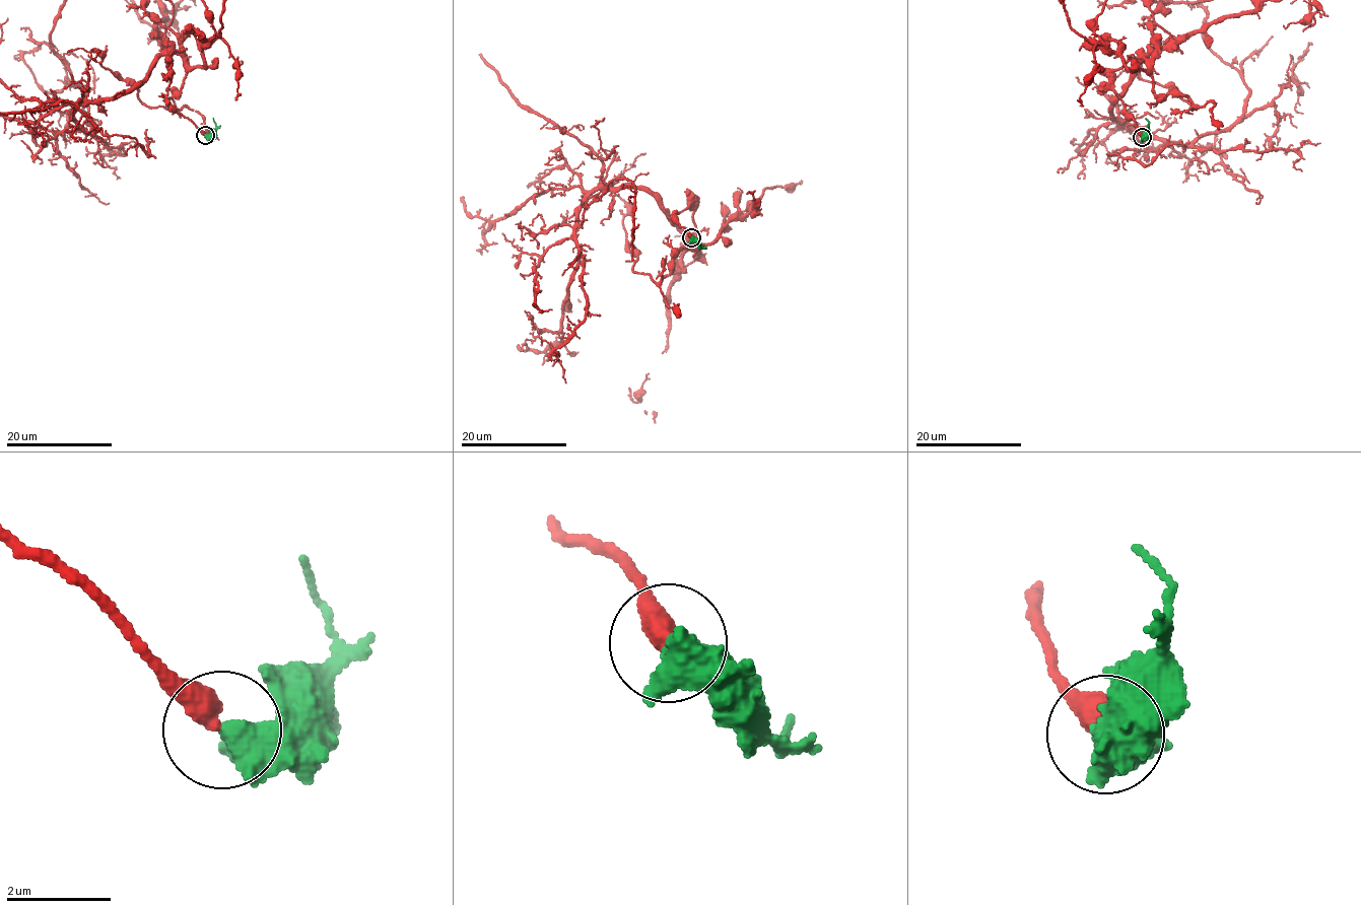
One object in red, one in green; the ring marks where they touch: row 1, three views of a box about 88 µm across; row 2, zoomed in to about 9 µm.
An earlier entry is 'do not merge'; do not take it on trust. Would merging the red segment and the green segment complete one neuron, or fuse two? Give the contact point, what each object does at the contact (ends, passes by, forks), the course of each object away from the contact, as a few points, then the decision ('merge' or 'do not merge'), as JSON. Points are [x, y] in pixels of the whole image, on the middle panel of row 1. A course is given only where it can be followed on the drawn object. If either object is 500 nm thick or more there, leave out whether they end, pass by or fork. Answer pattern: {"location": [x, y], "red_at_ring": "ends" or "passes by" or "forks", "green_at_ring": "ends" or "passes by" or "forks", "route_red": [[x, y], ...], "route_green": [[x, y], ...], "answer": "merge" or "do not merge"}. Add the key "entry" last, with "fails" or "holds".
{"location": [691, 237], "route_green": [[691, 237], [702, 248], [703, 245]], "answer": "do not merge", "entry": "holds"}

